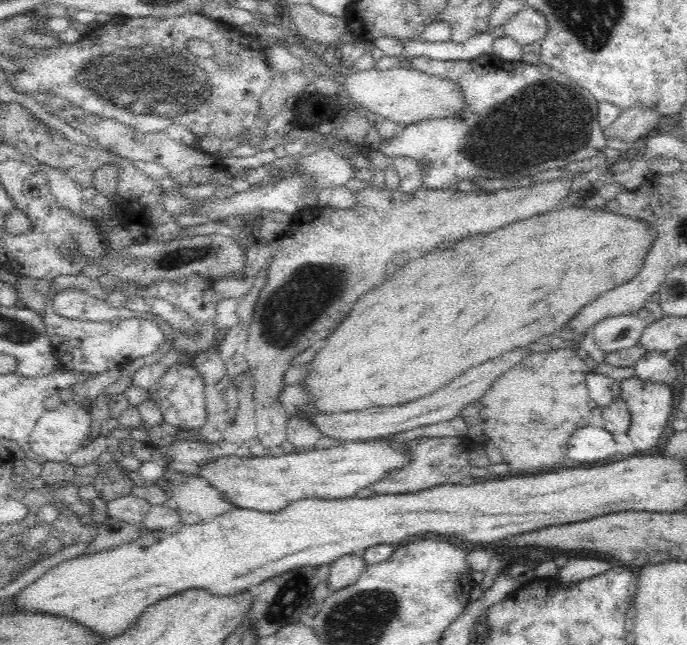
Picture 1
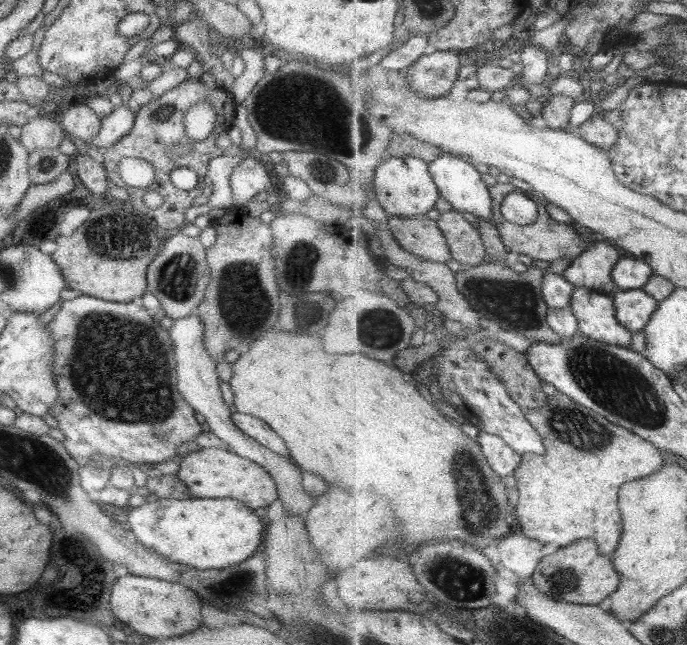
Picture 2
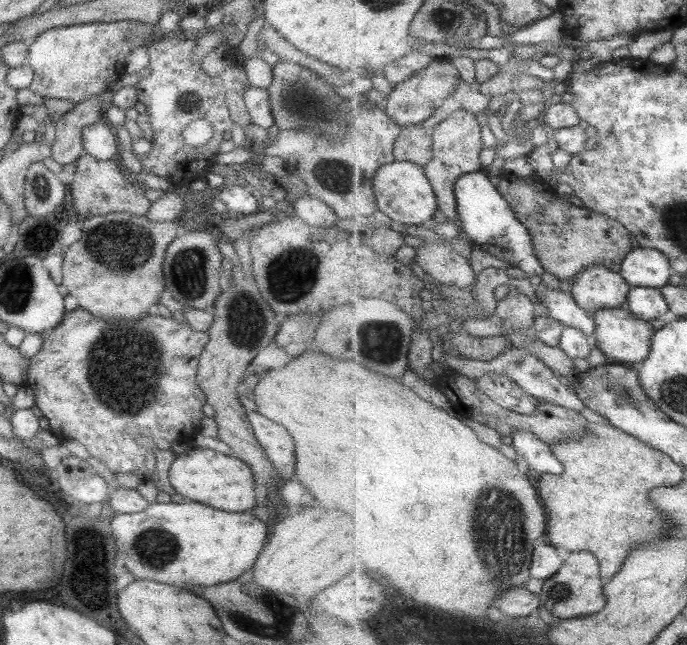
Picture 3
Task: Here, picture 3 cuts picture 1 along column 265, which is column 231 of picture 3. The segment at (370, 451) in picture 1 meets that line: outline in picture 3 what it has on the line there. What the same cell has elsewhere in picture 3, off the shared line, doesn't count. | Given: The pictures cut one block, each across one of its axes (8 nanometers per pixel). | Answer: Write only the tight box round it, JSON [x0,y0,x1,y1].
[169,447,258,512]

